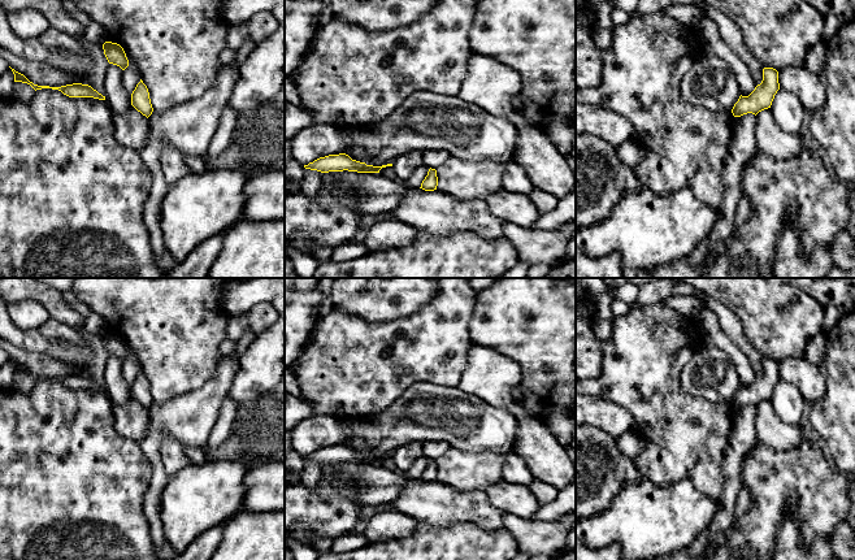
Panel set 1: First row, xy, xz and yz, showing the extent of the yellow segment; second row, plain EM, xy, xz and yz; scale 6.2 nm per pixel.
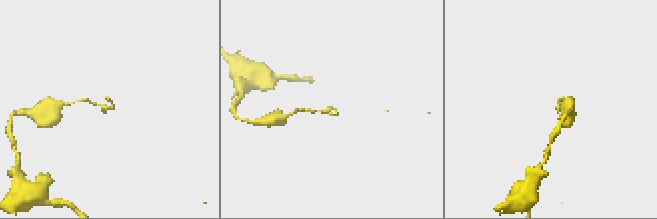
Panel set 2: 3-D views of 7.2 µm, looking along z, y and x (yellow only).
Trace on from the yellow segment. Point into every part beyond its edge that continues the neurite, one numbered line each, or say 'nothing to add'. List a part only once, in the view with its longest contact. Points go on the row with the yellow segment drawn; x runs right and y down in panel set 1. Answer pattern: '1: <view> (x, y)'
nothing to add

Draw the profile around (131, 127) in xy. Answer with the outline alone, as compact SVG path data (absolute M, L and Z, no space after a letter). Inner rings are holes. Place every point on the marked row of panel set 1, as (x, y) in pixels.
M131 103L127 112L113 114L113 123L114 136L120 144L138 152L146 147L149 122L146 116L131 105Z

